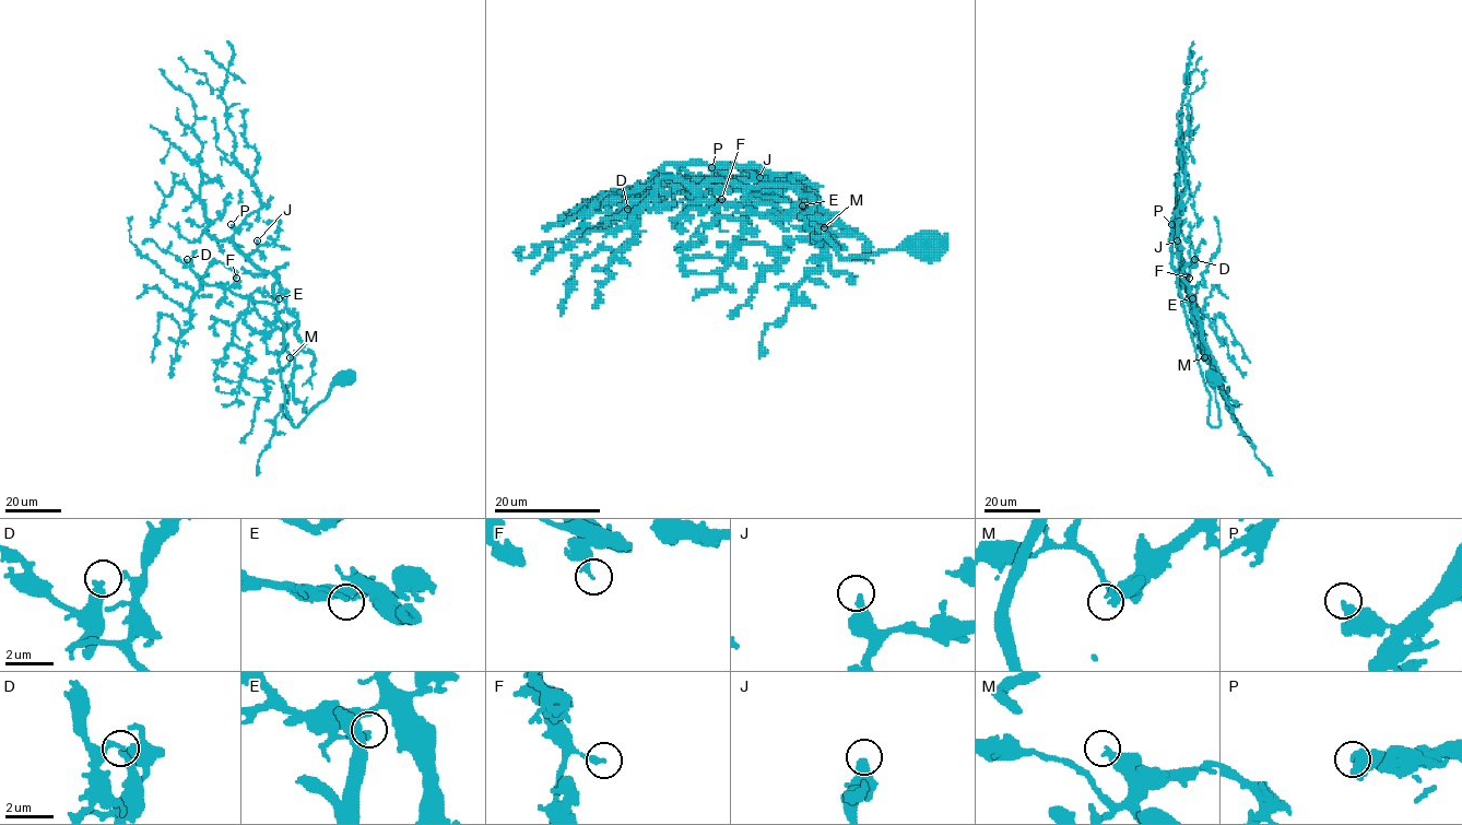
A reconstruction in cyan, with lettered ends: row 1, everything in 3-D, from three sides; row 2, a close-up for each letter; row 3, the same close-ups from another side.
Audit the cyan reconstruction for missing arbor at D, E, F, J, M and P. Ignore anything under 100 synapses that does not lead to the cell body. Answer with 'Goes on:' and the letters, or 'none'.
Goes on: none

